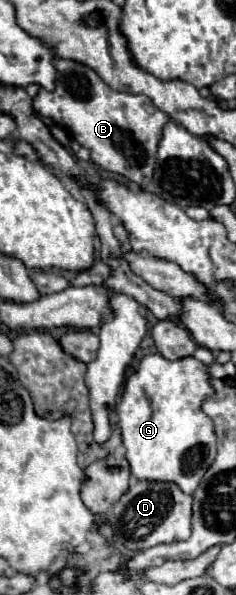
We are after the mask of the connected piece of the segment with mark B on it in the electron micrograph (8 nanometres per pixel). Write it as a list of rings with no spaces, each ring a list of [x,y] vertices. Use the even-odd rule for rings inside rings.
[[[55,57],[57,69],[55,89],[39,89],[33,99],[33,109],[47,119],[61,125],[75,141],[87,147],[101,169],[125,175],[137,185],[147,185],[153,177],[157,145],[161,141],[161,129],[167,125],[169,115],[153,107],[145,95],[113,91],[103,79],[83,63]]]

